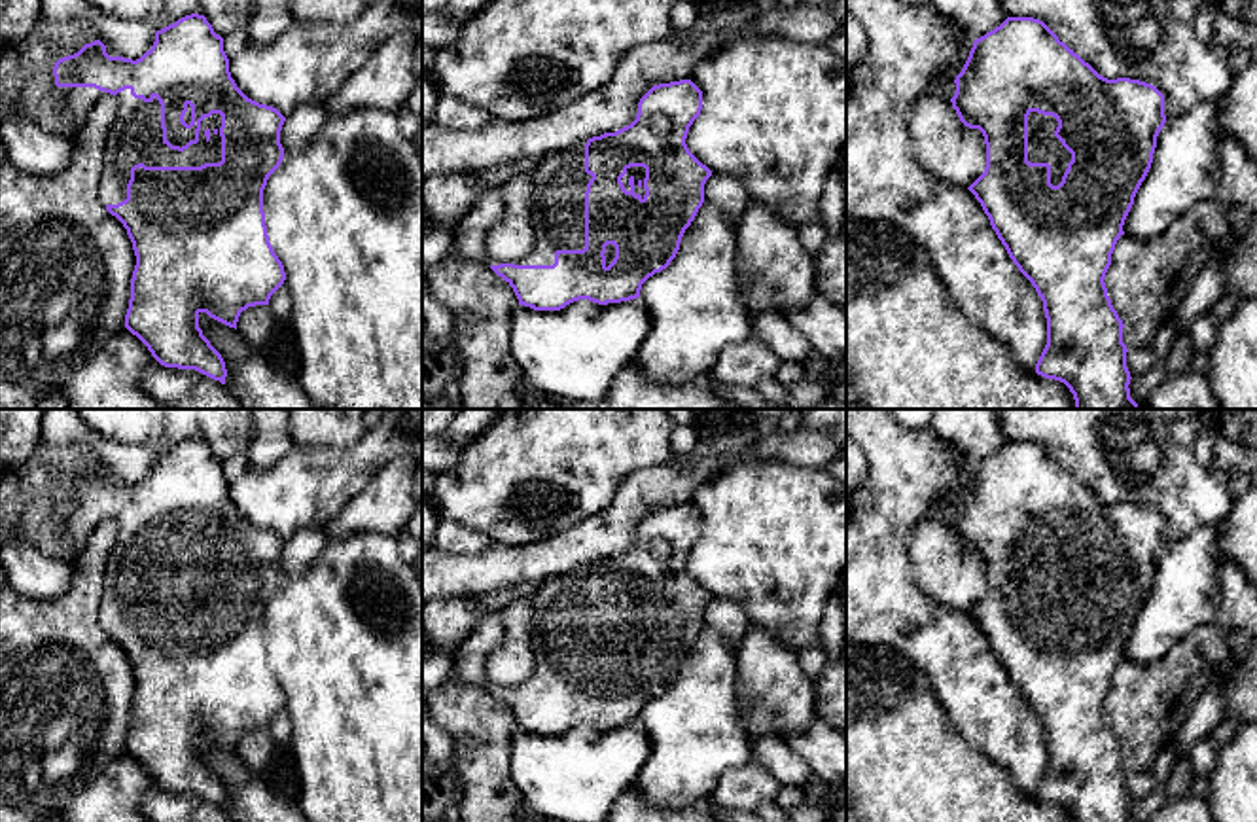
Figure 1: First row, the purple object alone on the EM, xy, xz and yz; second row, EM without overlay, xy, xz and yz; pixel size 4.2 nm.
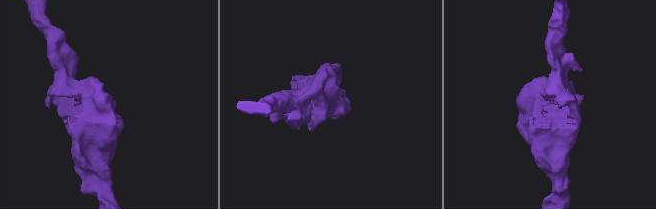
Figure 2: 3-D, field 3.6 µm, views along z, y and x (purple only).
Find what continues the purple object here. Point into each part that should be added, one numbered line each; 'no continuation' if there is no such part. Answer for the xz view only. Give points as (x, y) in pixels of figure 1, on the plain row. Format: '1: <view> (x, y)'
1: xz (559, 605)

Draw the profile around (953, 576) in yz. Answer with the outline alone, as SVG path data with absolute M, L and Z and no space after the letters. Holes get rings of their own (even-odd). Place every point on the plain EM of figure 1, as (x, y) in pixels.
M924 519L907 540L914 583L933 600L969 612L986 591L979 553L965 551L948 523Z

